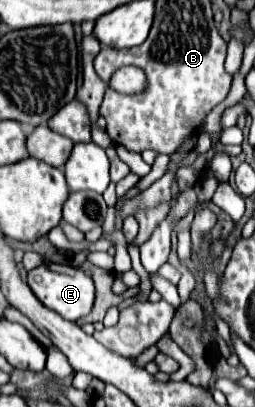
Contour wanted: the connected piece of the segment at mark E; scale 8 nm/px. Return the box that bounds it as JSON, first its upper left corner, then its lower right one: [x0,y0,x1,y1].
[28,265,94,321]

